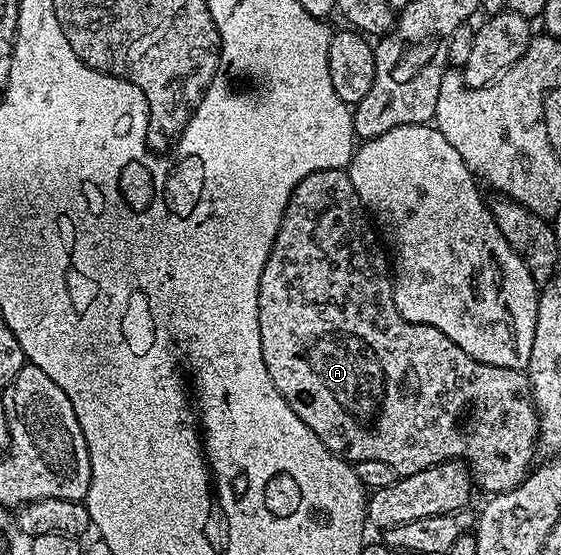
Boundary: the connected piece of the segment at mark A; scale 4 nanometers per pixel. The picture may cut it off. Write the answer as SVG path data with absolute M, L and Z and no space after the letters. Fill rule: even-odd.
M341 168L320 170L308 174L296 186L282 215L280 230L268 254L268 262L260 274L258 309L260 310L260 346L264 354L264 366L268 366L268 374L280 390L282 397L288 402L288 406L296 410L296 414L317 434L320 442L324 442L328 451L351 462L377 458L387 466L392 466L392 470L398 476L420 474L420 470L428 470L428 466L443 464L446 460L461 460L468 462L473 483L477 487L479 484L486 494L512 490L520 481L525 480L531 471L535 463L533 462L534 448L536 449L538 444L538 412L534 409L534 400L530 396L529 375L517 368L492 366L480 362L464 354L464 350L460 350L460 346L456 346L452 338L440 334L440 330L427 324L408 322L398 313L394 301L392 268L388 263L387 253L372 227L371 217L362 207L360 198L356 194L356 186L352 186L349 171Z

